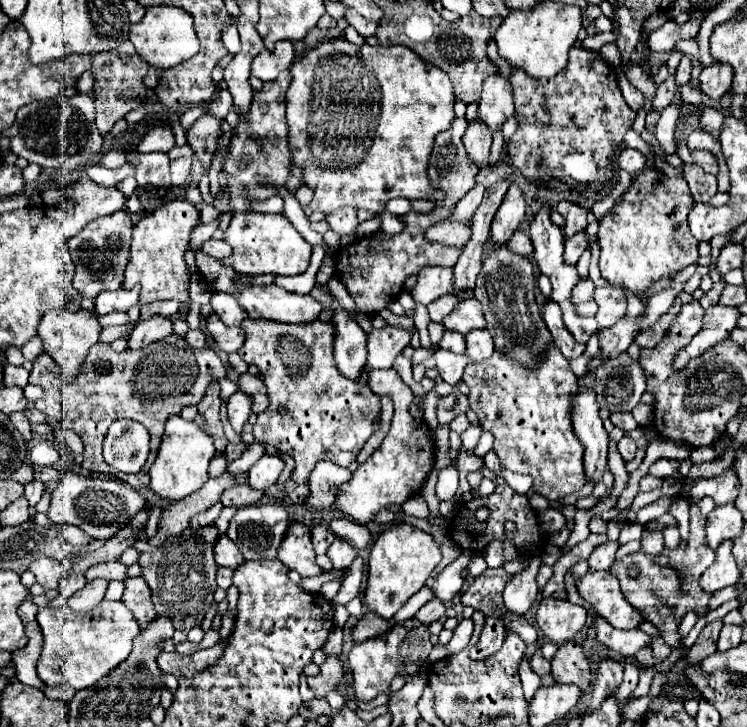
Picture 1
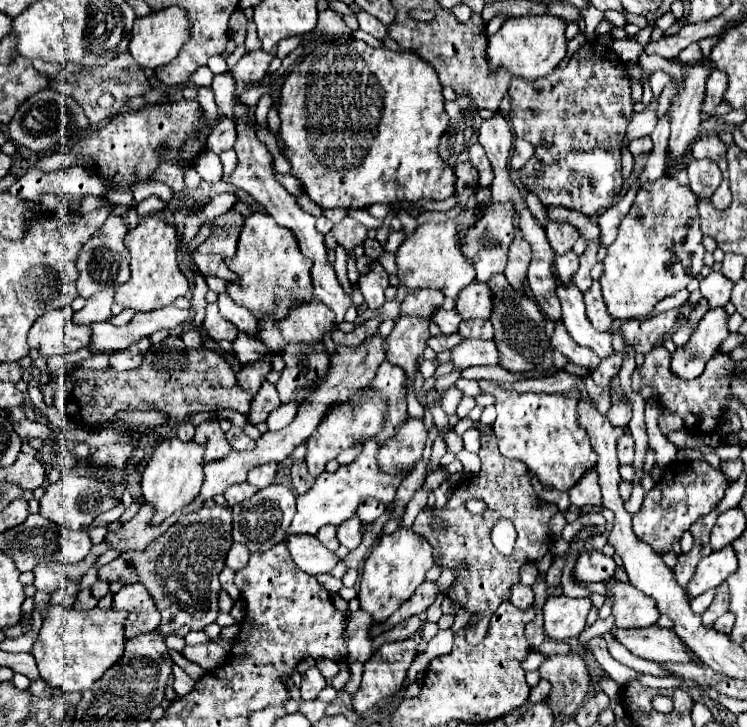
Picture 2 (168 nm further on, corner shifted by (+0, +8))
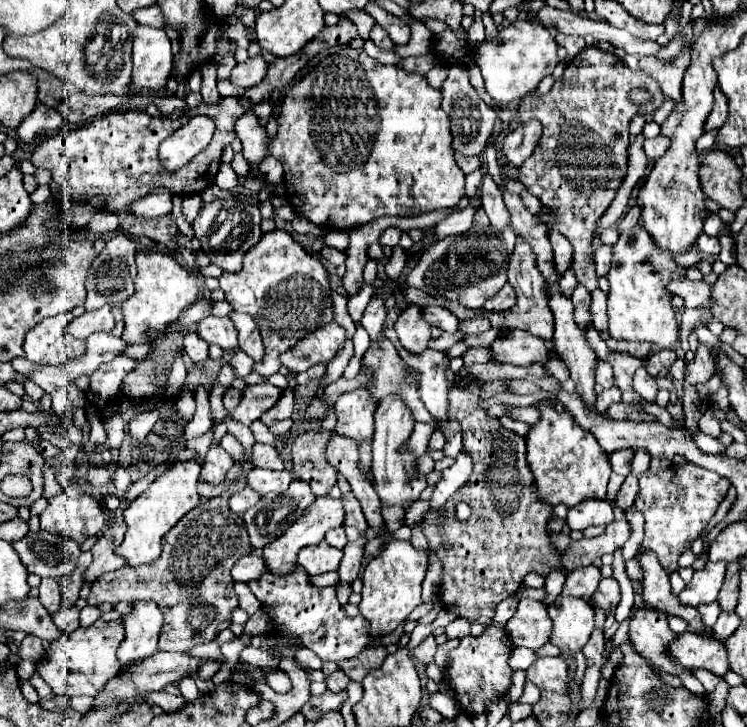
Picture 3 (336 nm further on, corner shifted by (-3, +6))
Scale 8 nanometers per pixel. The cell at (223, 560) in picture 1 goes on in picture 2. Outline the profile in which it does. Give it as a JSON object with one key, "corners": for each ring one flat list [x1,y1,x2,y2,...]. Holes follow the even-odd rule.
{"corners":[[234,542,234,544,232,544,232,548,230,548,230,552,228,552,226,566,228,566,230,570,234,570,234,572,236,572,236,570,240,570,240,568,246,568,248,558,250,558,250,550,248,550,244,544]]}

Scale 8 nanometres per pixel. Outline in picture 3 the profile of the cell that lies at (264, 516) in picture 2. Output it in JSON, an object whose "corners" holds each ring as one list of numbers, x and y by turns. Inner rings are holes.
{"corners":[[293,480,281,496,263,496,253,508,243,514,245,528,253,552,261,552,269,542,283,534,281,524,291,524,301,518,303,510,315,500,311,488,303,480]]}

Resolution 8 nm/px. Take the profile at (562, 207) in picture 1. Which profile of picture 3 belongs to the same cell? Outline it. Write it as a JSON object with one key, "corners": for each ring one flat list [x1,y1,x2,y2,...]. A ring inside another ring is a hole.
{"corners":[[555,230,549,232,549,238,551,238,553,254,555,254,555,268,559,268,559,276,563,276,571,268,573,246,571,246,571,242,563,234,559,234]]}

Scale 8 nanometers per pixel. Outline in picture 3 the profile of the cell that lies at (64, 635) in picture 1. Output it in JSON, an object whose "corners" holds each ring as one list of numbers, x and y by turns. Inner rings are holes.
{"corners":[[99,618,95,624,87,628,79,626,75,632,61,634,55,642,51,642,47,654,37,662,37,670,55,694,95,696,111,678,121,674,117,648,123,638,125,632,121,622,105,622]]}

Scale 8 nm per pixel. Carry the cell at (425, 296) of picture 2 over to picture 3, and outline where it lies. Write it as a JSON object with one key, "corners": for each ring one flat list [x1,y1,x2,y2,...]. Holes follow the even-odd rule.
{"corners":[[409,304,409,308,399,316,399,322,395,322,395,332,399,336,399,342,405,350,417,354,427,348,429,342,429,330,431,326,423,318,423,306]]}

